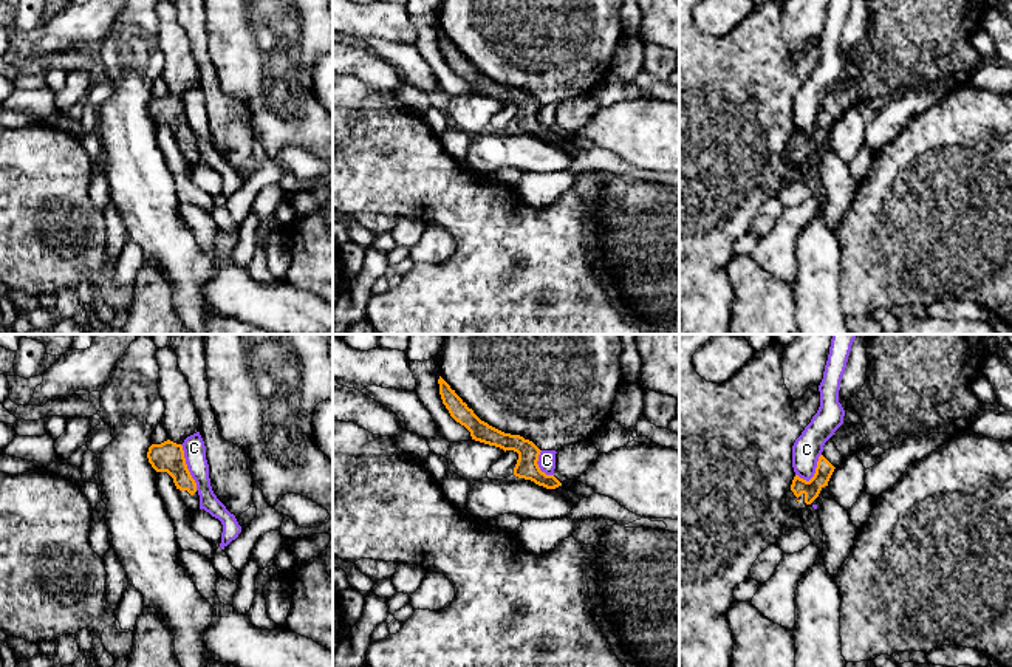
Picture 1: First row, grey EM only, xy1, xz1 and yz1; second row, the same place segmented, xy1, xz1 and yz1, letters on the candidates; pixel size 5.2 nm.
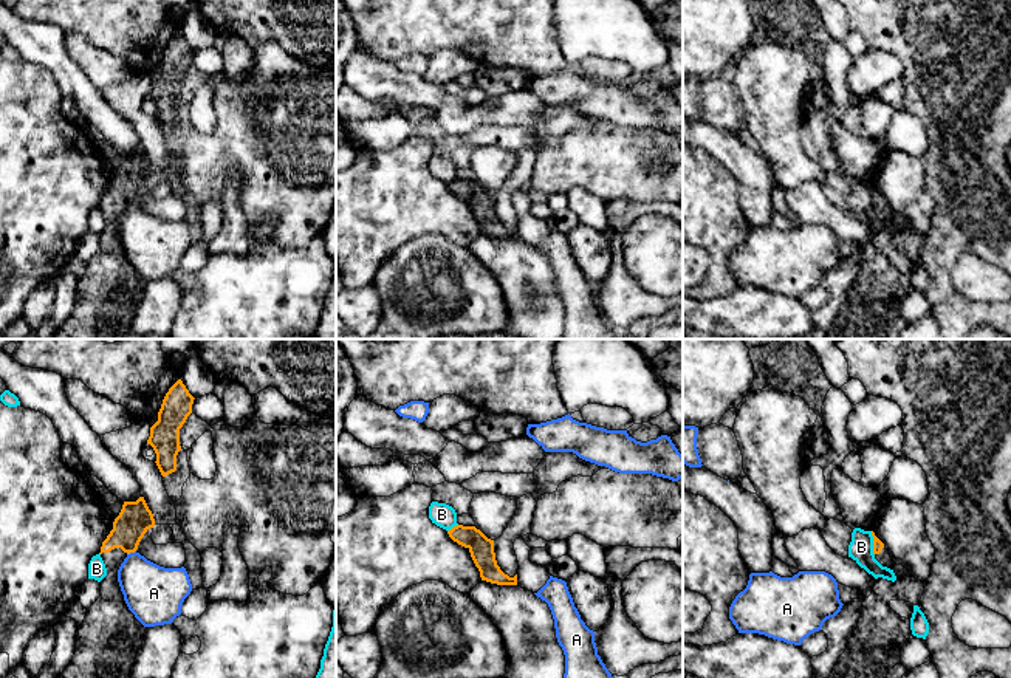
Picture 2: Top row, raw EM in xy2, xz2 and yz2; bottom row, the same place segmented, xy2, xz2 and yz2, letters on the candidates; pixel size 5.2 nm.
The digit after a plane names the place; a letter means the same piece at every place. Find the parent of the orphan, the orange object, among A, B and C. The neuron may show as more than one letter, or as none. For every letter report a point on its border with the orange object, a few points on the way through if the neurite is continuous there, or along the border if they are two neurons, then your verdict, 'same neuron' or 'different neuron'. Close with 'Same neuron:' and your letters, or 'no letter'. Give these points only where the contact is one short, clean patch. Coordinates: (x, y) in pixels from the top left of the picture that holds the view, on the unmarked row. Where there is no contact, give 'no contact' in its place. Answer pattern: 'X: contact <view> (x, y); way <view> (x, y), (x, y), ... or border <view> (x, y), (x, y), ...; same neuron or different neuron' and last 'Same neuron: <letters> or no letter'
A: contact xy2 (130, 205); different neuron
B: contact yz2 (873, 197); border yz2 (870, 184), (873, 208); different neuron
C: contact xy1 (186, 121); border xy1 (180, 98), (186, 121), (197, 143); different neuron
Same neuron: no letter

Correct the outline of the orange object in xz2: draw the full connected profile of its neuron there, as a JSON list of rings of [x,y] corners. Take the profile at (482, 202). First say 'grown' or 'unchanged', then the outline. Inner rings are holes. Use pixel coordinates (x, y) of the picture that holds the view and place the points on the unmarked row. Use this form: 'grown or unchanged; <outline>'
unchanged; [[[457,178],[447,187],[454,195],[469,203],[482,234],[497,238],[517,238],[517,228],[509,231],[500,223],[495,214],[494,193],[488,192],[480,183]]]

